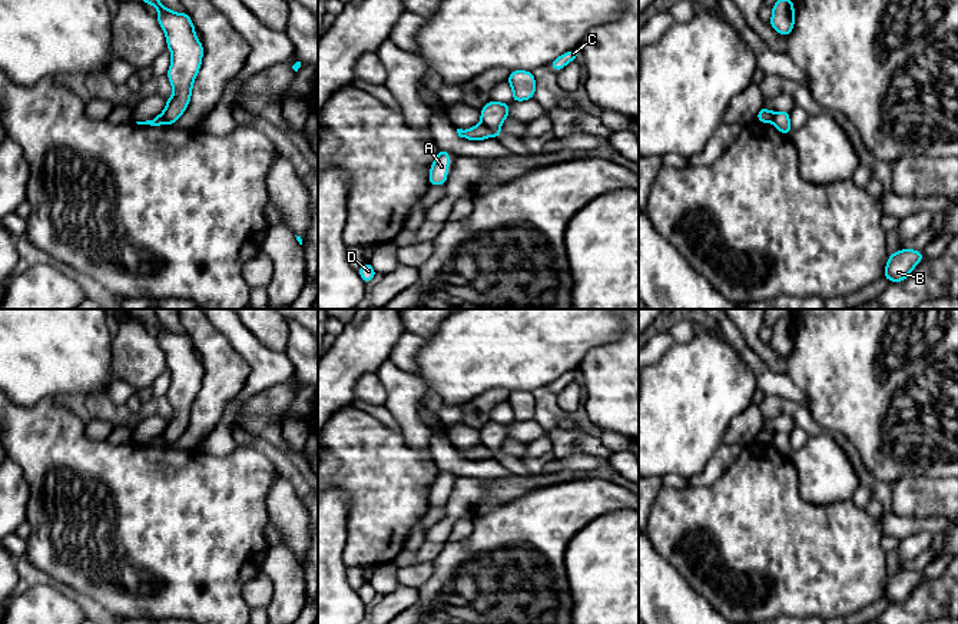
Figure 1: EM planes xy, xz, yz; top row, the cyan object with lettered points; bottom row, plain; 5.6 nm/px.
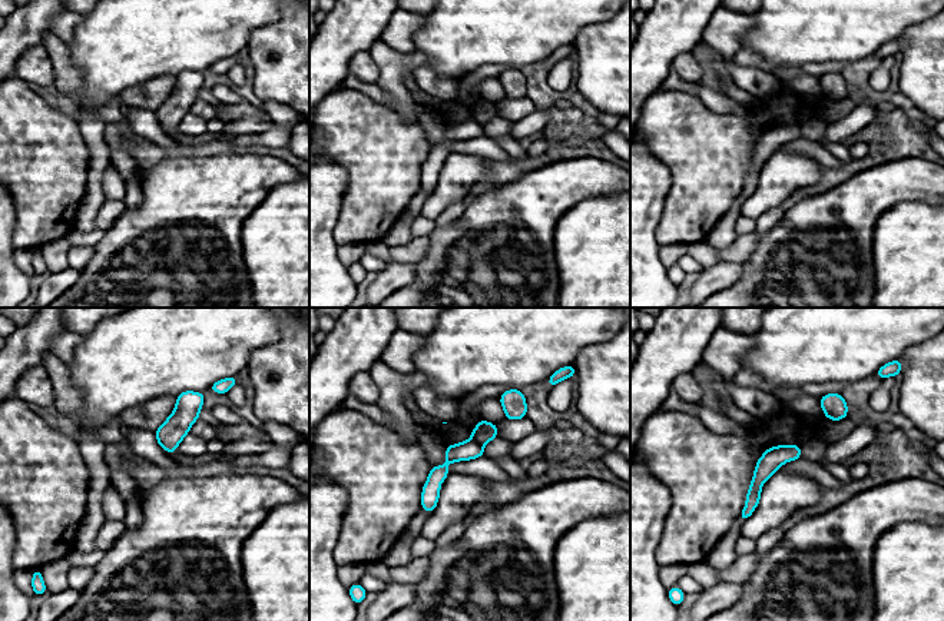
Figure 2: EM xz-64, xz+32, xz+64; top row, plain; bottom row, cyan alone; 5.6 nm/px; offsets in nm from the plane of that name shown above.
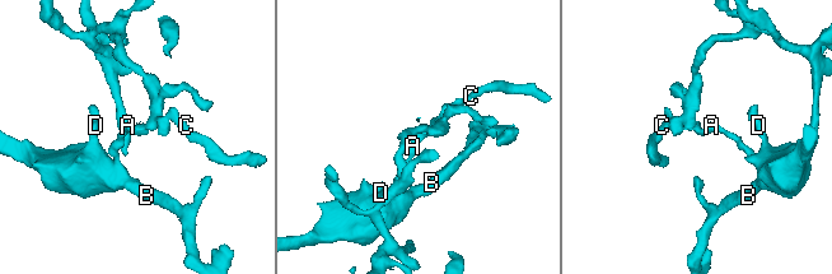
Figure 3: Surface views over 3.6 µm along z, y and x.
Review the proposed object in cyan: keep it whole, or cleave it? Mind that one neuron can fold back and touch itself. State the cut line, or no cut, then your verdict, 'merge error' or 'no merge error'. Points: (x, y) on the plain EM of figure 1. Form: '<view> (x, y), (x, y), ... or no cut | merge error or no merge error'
xz (481, 441), (493, 451) | merge error

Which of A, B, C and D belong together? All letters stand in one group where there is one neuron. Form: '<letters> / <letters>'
A B D / C

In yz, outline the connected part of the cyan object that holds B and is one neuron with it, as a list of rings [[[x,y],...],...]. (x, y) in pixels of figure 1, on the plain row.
[[[901,570],[889,575],[884,600],[891,601],[892,604],[905,601],[922,580],[922,572],[915,570]]]

